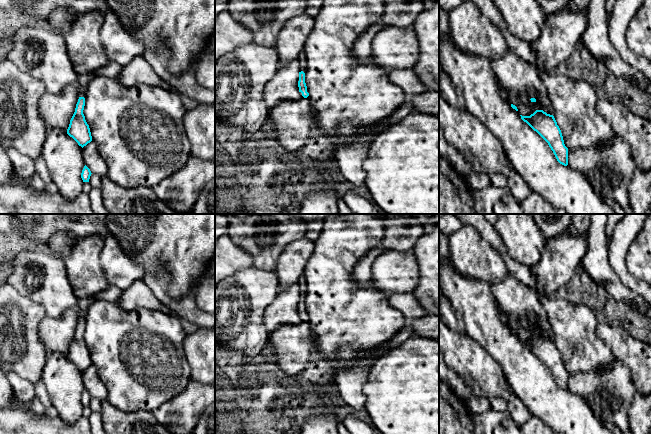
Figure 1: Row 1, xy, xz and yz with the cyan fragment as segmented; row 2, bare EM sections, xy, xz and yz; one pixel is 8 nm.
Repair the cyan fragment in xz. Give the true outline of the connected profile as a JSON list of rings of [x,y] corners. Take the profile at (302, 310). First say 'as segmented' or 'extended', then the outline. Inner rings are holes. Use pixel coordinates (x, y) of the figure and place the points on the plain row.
extended; [[[302,275],[298,279],[297,284],[299,285],[299,304],[298,304],[299,316],[300,316],[301,321],[308,322],[309,317],[308,317],[308,313],[305,307],[305,297],[307,294],[307,283],[306,283],[306,278],[304,277],[304,275]]]

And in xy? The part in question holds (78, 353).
extended; [[[84,306],[80,315],[77,317],[75,336],[67,353],[67,358],[72,361],[82,372],[92,365],[90,352],[83,338],[86,313],[86,307]]]

